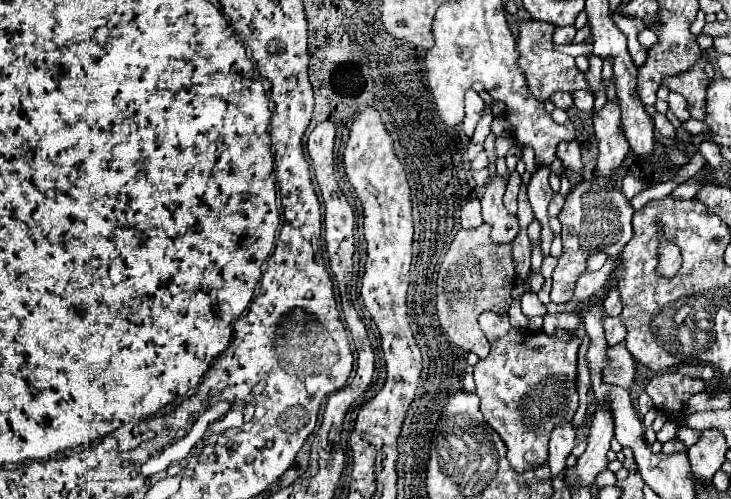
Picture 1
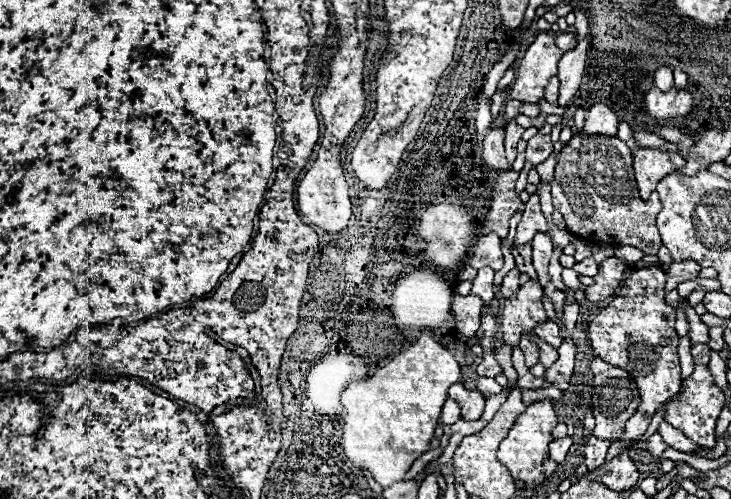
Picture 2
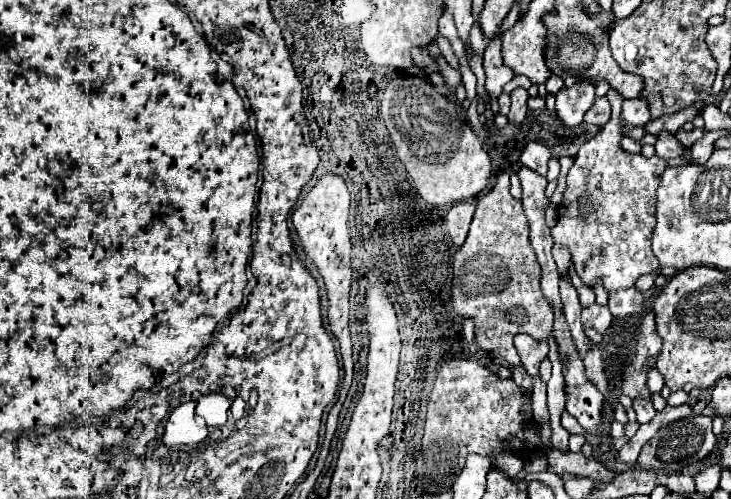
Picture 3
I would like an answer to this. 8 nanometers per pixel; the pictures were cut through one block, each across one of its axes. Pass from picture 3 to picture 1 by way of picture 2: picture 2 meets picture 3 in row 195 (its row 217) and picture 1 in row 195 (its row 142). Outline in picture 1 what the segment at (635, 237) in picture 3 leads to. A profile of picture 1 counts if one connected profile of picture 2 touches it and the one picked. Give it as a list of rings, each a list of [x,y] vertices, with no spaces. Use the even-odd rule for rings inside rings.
[[[592,176],[592,178],[584,178],[576,188],[570,190],[570,194],[566,196],[564,208],[558,214],[558,218],[562,222],[564,248],[562,248],[560,258],[558,258],[558,266],[554,268],[554,274],[552,274],[550,300],[554,304],[564,304],[564,302],[570,302],[574,298],[576,280],[586,272],[586,268],[588,268],[586,260],[594,252],[604,252],[608,258],[614,260],[614,270],[608,274],[610,284],[606,284],[598,292],[590,294],[574,312],[584,320],[584,314],[590,310],[590,306],[600,304],[606,298],[608,288],[618,288],[616,270],[620,266],[620,254],[622,254],[624,246],[634,236],[632,214],[634,214],[634,208],[630,204],[630,200],[624,196],[618,180],[604,180],[602,176]]]

